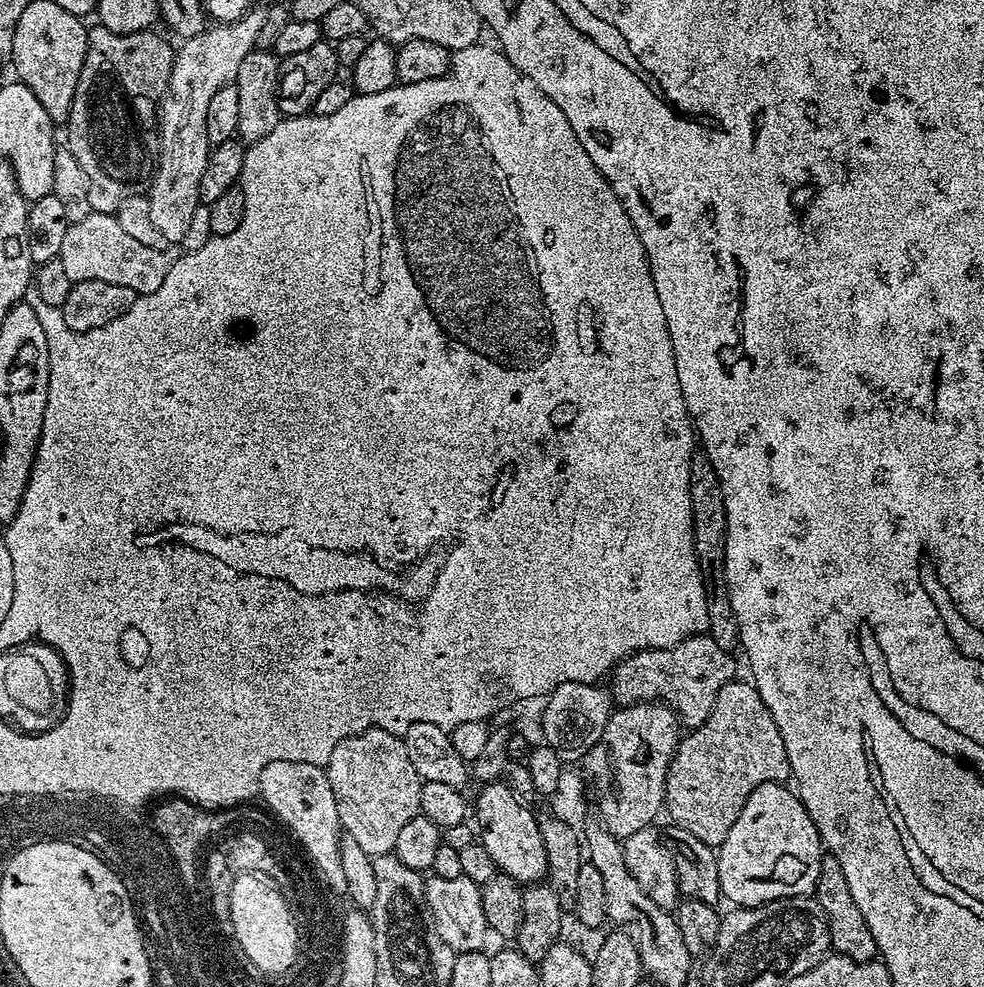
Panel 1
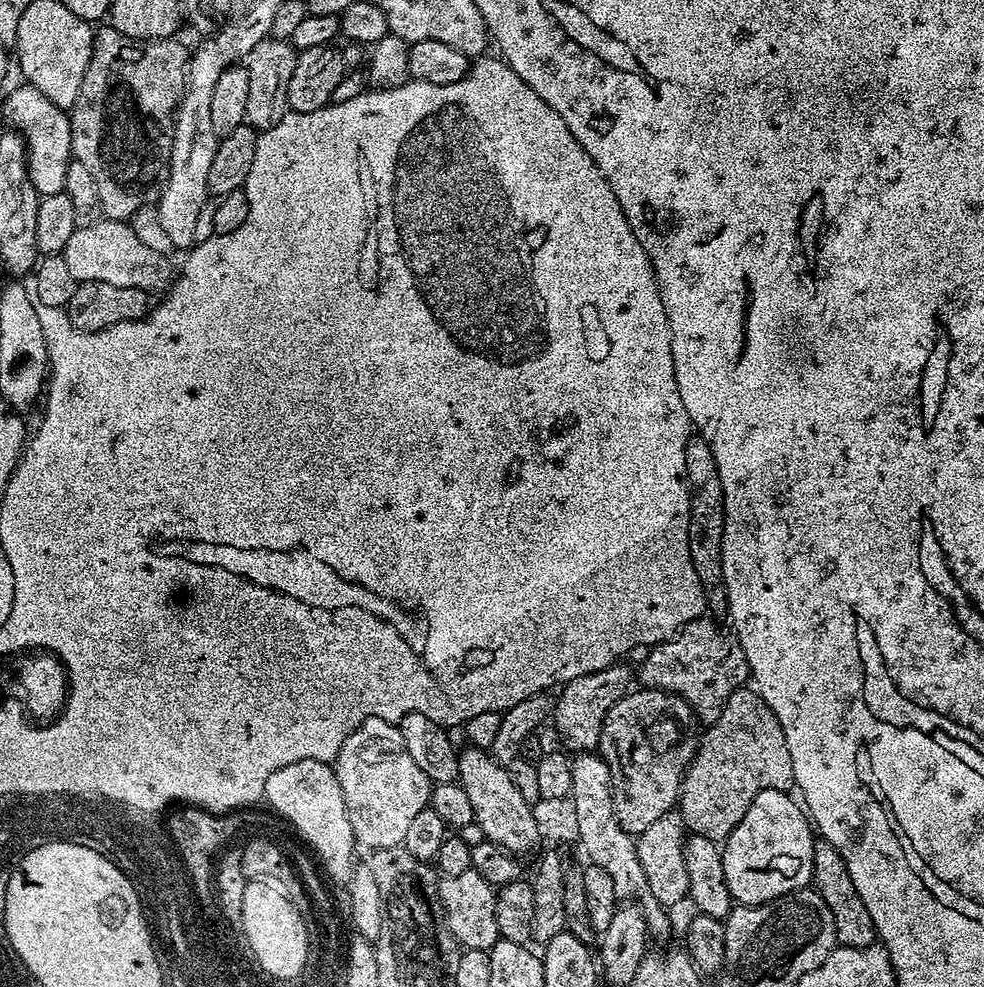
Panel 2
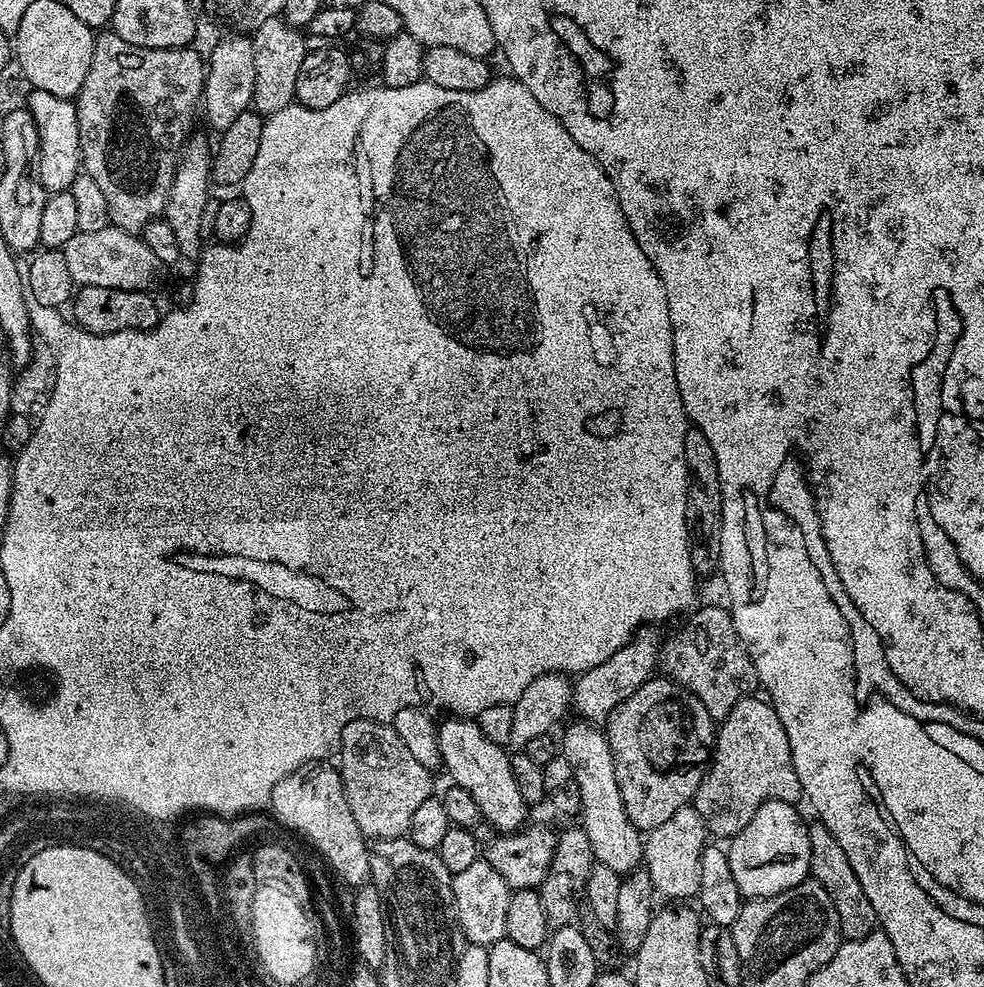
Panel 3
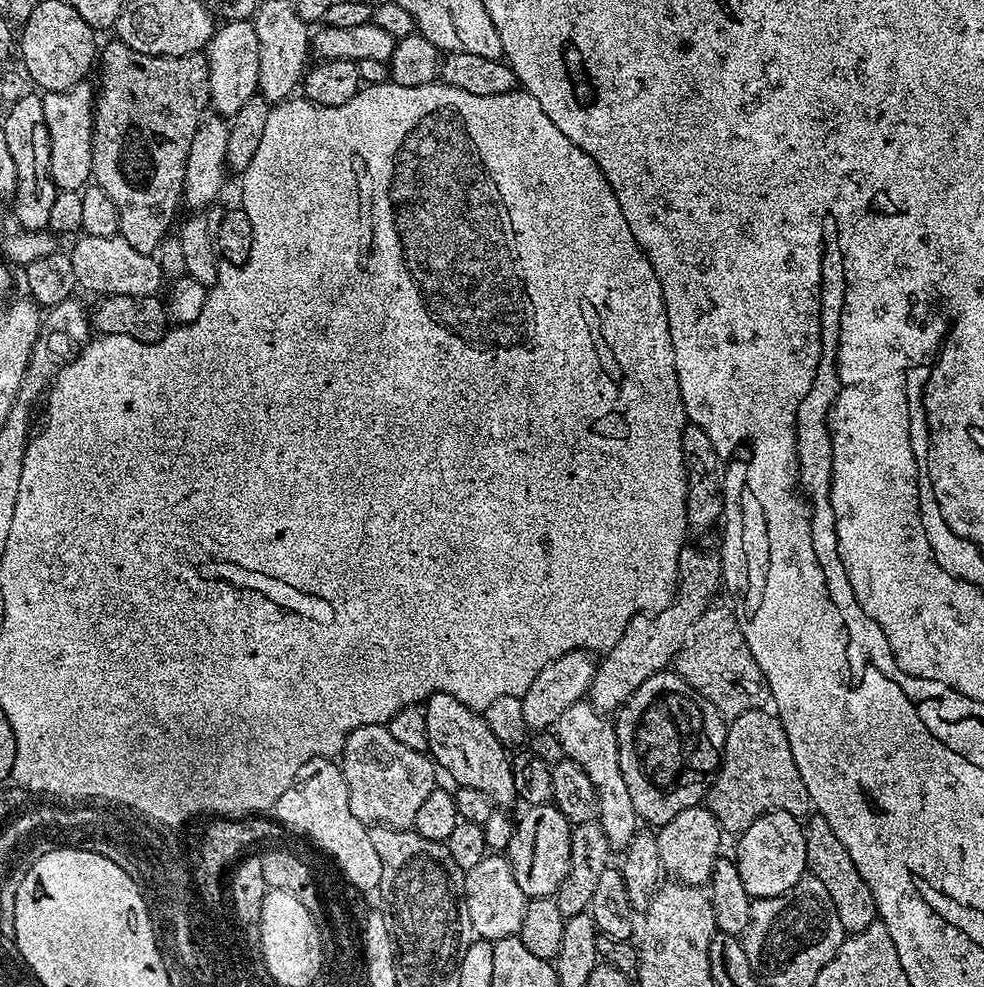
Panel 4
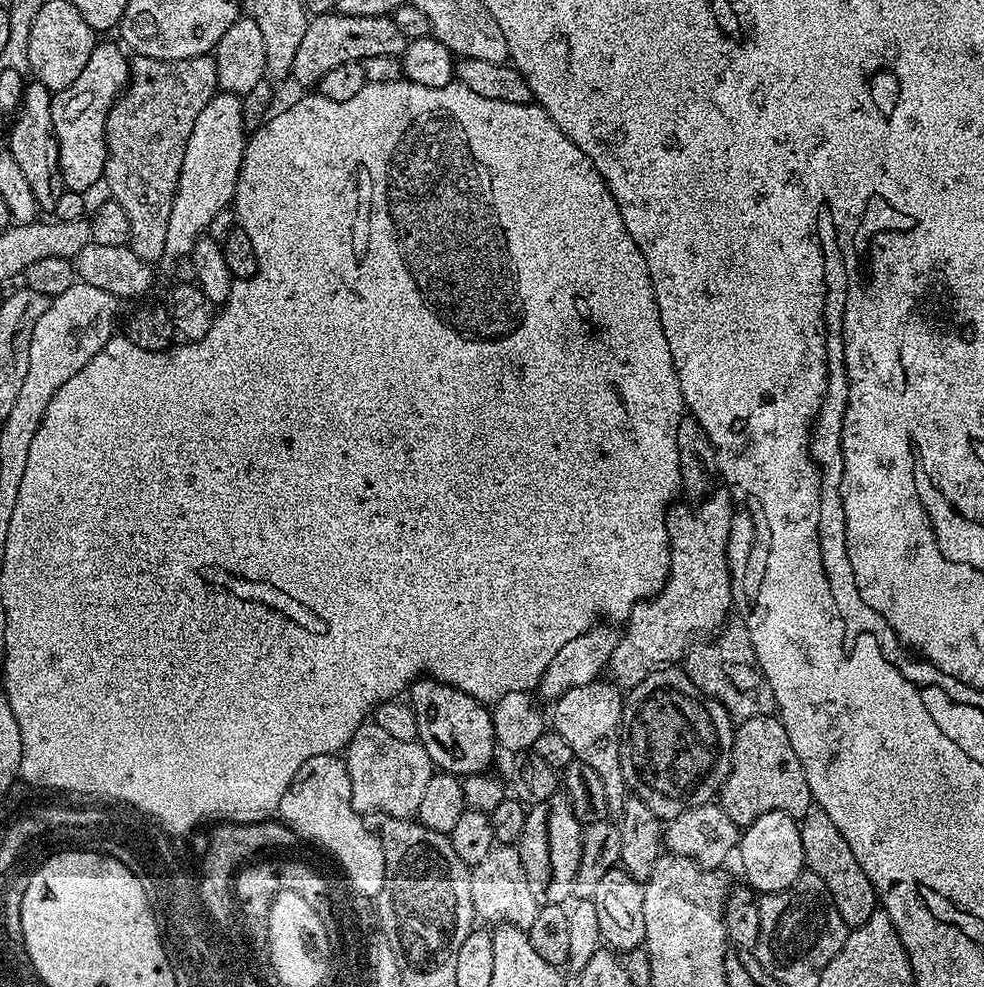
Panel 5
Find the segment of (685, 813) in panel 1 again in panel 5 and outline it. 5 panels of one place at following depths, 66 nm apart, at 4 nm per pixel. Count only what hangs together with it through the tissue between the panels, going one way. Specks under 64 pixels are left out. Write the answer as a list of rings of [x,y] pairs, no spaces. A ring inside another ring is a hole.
[[[775,715],[739,721],[732,738],[730,774],[720,787],[718,803],[722,810],[726,810],[726,814],[730,814],[730,822],[737,826],[753,824],[755,820],[762,818],[762,814],[771,812],[784,812],[798,822],[806,814],[806,810],[810,810],[814,801],[806,782],[806,770],[802,770],[802,762],[798,762],[798,754],[794,754],[794,746],[790,746],[790,738]]]

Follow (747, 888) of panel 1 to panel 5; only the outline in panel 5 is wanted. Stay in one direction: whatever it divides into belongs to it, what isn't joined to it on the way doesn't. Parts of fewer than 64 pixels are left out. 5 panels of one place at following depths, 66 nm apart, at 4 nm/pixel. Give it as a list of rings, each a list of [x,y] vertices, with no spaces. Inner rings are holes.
[[[784,812],[762,814],[762,818],[747,825],[740,838],[738,856],[739,852],[744,876],[749,880],[745,881],[760,894],[786,890],[806,868],[802,854],[800,825]]]

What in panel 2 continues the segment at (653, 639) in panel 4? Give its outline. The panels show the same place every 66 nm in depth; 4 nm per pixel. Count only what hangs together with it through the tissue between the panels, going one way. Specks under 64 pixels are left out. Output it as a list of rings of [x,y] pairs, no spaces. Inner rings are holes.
[[[617,662],[606,670],[598,670],[594,674],[582,674],[582,678],[574,678],[559,689],[560,697],[555,697],[554,700],[554,720],[556,716],[556,732],[569,753],[590,752],[599,745],[606,714],[610,714],[613,706],[623,696],[628,695],[633,687],[632,680],[634,684],[633,669],[631,672],[624,662]]]

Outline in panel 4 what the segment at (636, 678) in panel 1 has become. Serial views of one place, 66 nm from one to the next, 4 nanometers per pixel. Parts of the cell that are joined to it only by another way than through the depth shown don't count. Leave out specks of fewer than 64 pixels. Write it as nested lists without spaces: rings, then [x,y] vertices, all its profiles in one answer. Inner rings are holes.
[[[708,607],[694,622],[688,639],[676,653],[674,671],[695,692],[702,694],[714,710],[723,714],[725,721],[731,722],[738,714],[764,708],[770,697],[768,683],[764,681],[762,670],[758,670],[758,662],[754,662],[754,654],[750,654],[750,646],[746,646],[735,611],[731,607],[716,607]]]

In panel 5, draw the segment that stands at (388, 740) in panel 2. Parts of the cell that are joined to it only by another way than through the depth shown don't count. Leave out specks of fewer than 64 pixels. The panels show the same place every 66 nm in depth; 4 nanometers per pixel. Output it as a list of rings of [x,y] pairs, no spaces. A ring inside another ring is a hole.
[[[365,722],[352,735],[346,749],[346,763],[350,774],[350,798],[358,813],[381,812],[391,816],[415,817],[434,765],[430,754],[416,740],[402,742],[386,734],[375,722]]]

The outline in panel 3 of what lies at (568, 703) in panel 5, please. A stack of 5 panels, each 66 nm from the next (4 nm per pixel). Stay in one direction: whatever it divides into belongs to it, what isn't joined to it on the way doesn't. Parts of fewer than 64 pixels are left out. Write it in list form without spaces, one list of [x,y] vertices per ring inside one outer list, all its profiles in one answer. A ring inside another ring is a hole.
[[[575,722],[564,732],[562,755],[578,778],[580,791],[579,823],[590,838],[590,850],[595,863],[610,866],[621,874],[635,872],[644,858],[644,840],[639,828],[630,822],[626,806],[622,806],[622,790],[618,790],[618,778],[614,774],[614,758],[608,745],[608,737],[597,725]]]

